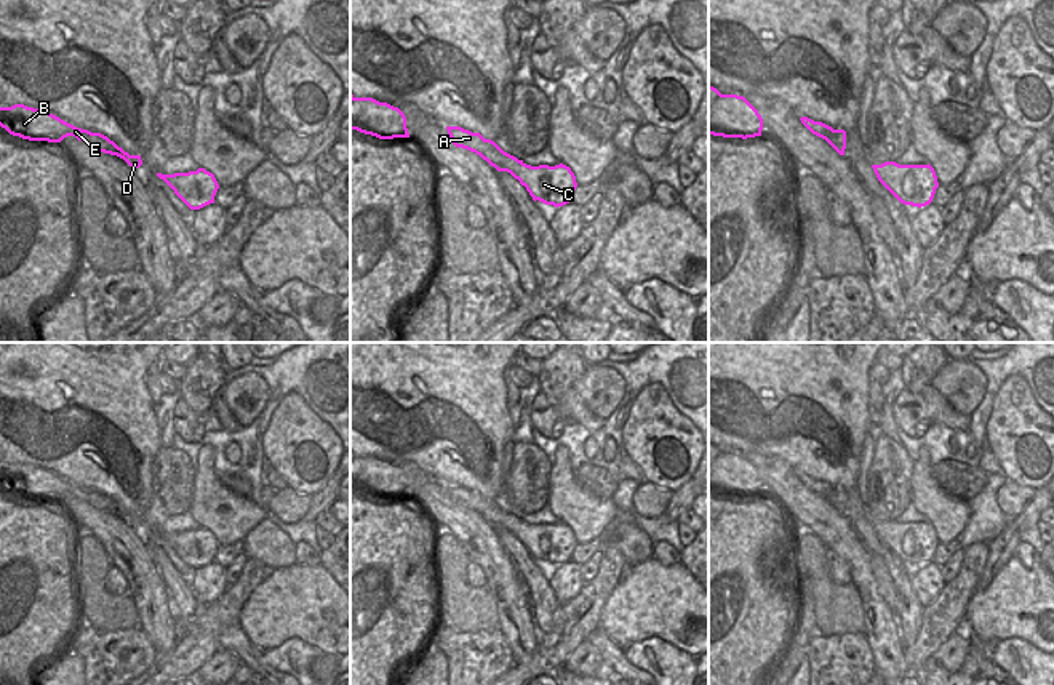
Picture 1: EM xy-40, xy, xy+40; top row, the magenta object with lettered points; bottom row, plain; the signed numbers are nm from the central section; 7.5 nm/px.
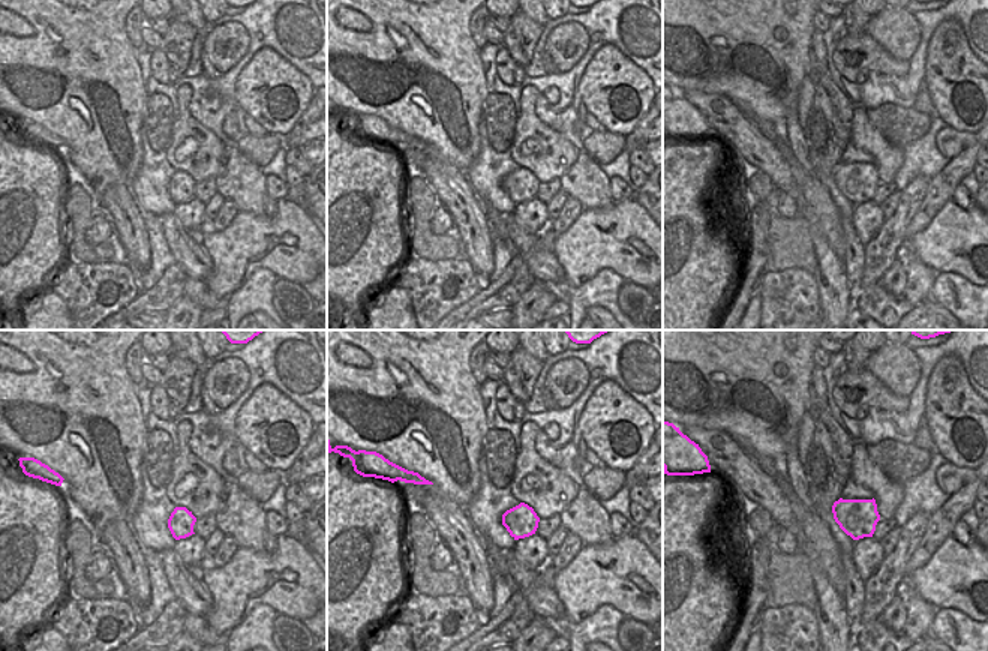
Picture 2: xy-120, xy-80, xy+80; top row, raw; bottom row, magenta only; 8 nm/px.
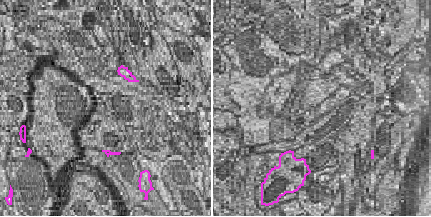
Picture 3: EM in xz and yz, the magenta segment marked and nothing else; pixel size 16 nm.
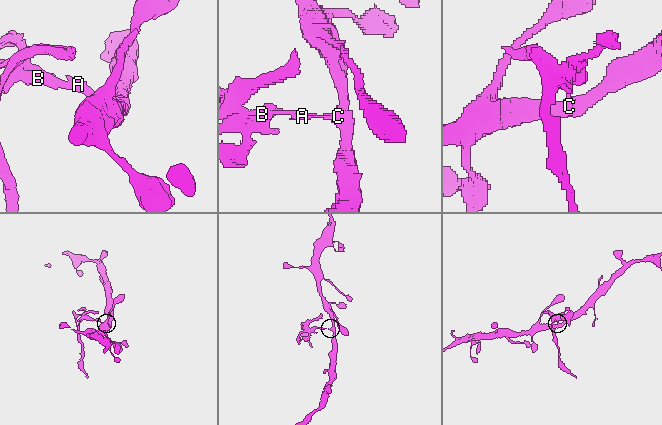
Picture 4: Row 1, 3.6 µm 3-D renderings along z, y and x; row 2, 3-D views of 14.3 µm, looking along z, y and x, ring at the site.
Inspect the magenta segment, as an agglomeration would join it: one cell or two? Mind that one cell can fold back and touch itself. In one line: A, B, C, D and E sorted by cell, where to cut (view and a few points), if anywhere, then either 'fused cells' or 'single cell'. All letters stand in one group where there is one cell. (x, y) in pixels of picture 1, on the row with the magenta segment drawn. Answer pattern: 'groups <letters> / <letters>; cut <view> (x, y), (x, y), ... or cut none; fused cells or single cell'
groups A B D E / C; cut xy (506, 152), (496, 168); fused cells

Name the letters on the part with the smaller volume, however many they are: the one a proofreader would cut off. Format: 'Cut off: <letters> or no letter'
Cut off: A, B, D, E

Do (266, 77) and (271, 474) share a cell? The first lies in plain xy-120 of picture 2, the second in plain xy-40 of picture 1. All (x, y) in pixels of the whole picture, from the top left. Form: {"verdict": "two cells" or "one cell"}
{"verdict": "two cells"}

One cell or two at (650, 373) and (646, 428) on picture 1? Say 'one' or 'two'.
two

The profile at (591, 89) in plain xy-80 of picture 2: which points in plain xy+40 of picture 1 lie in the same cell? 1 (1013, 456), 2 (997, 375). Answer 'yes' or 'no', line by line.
1: yes
2: no

